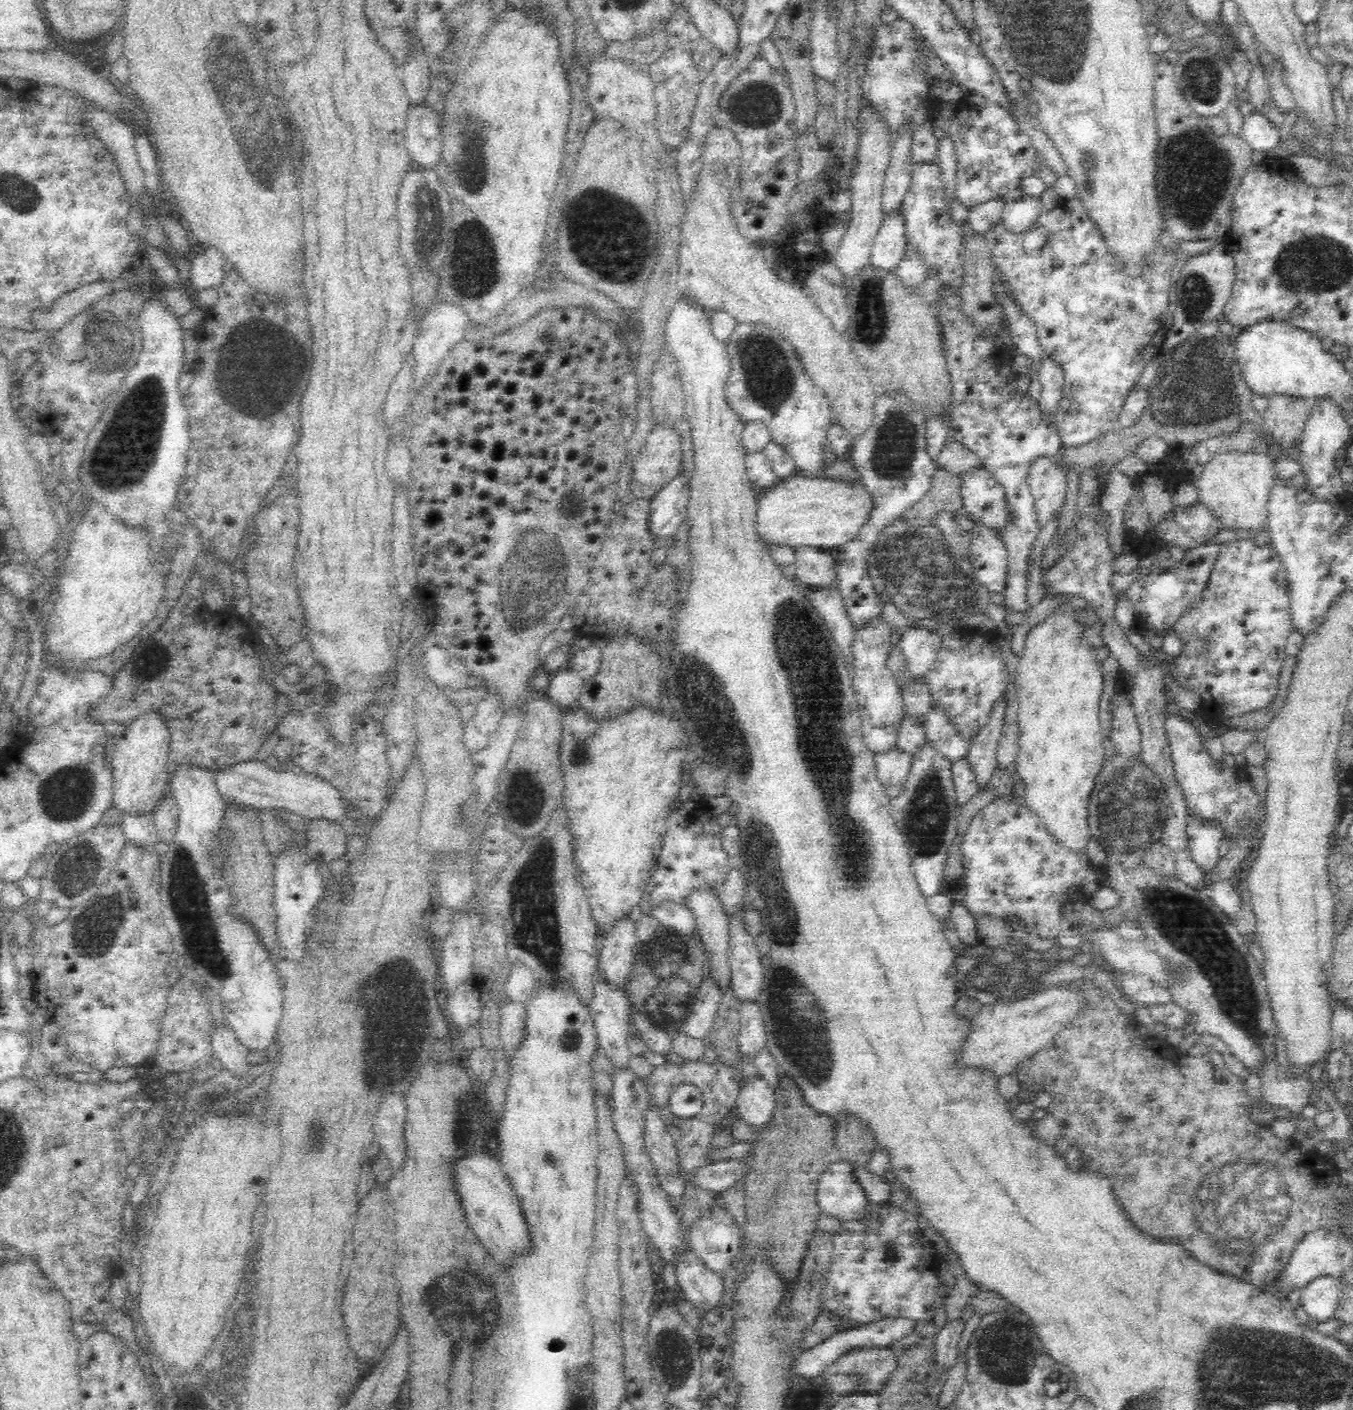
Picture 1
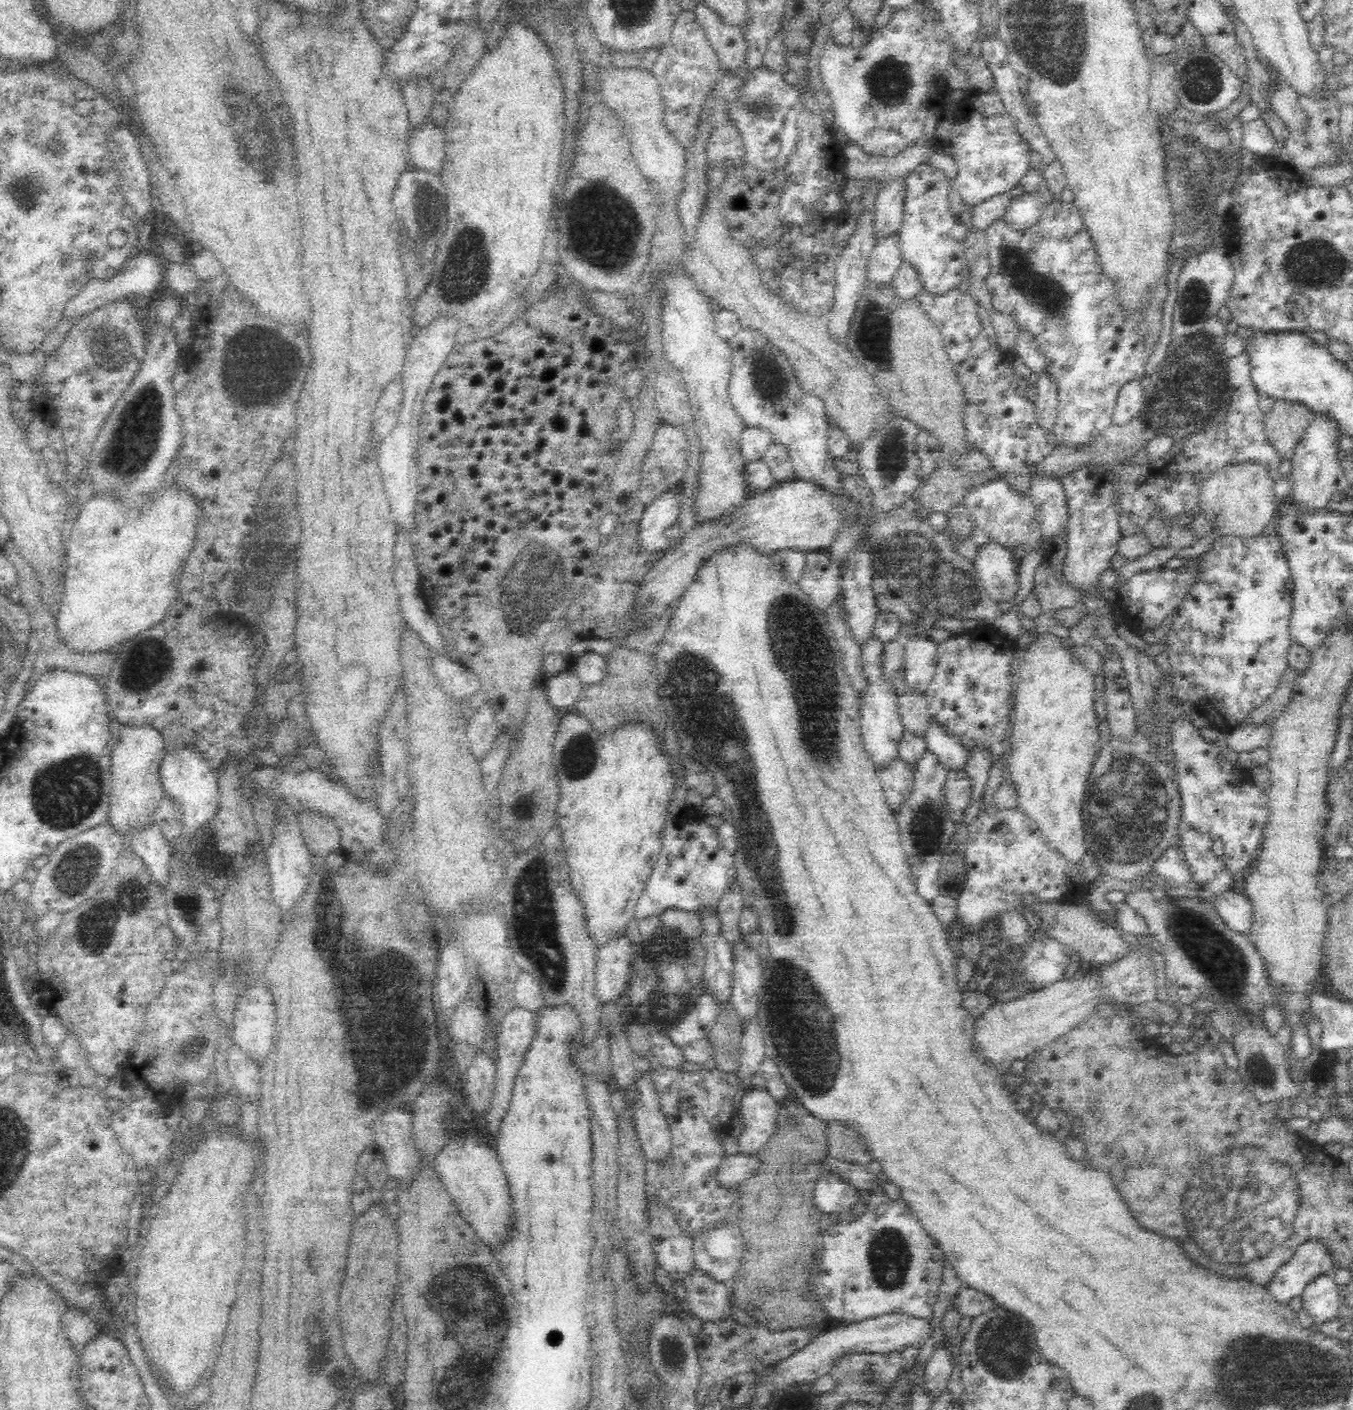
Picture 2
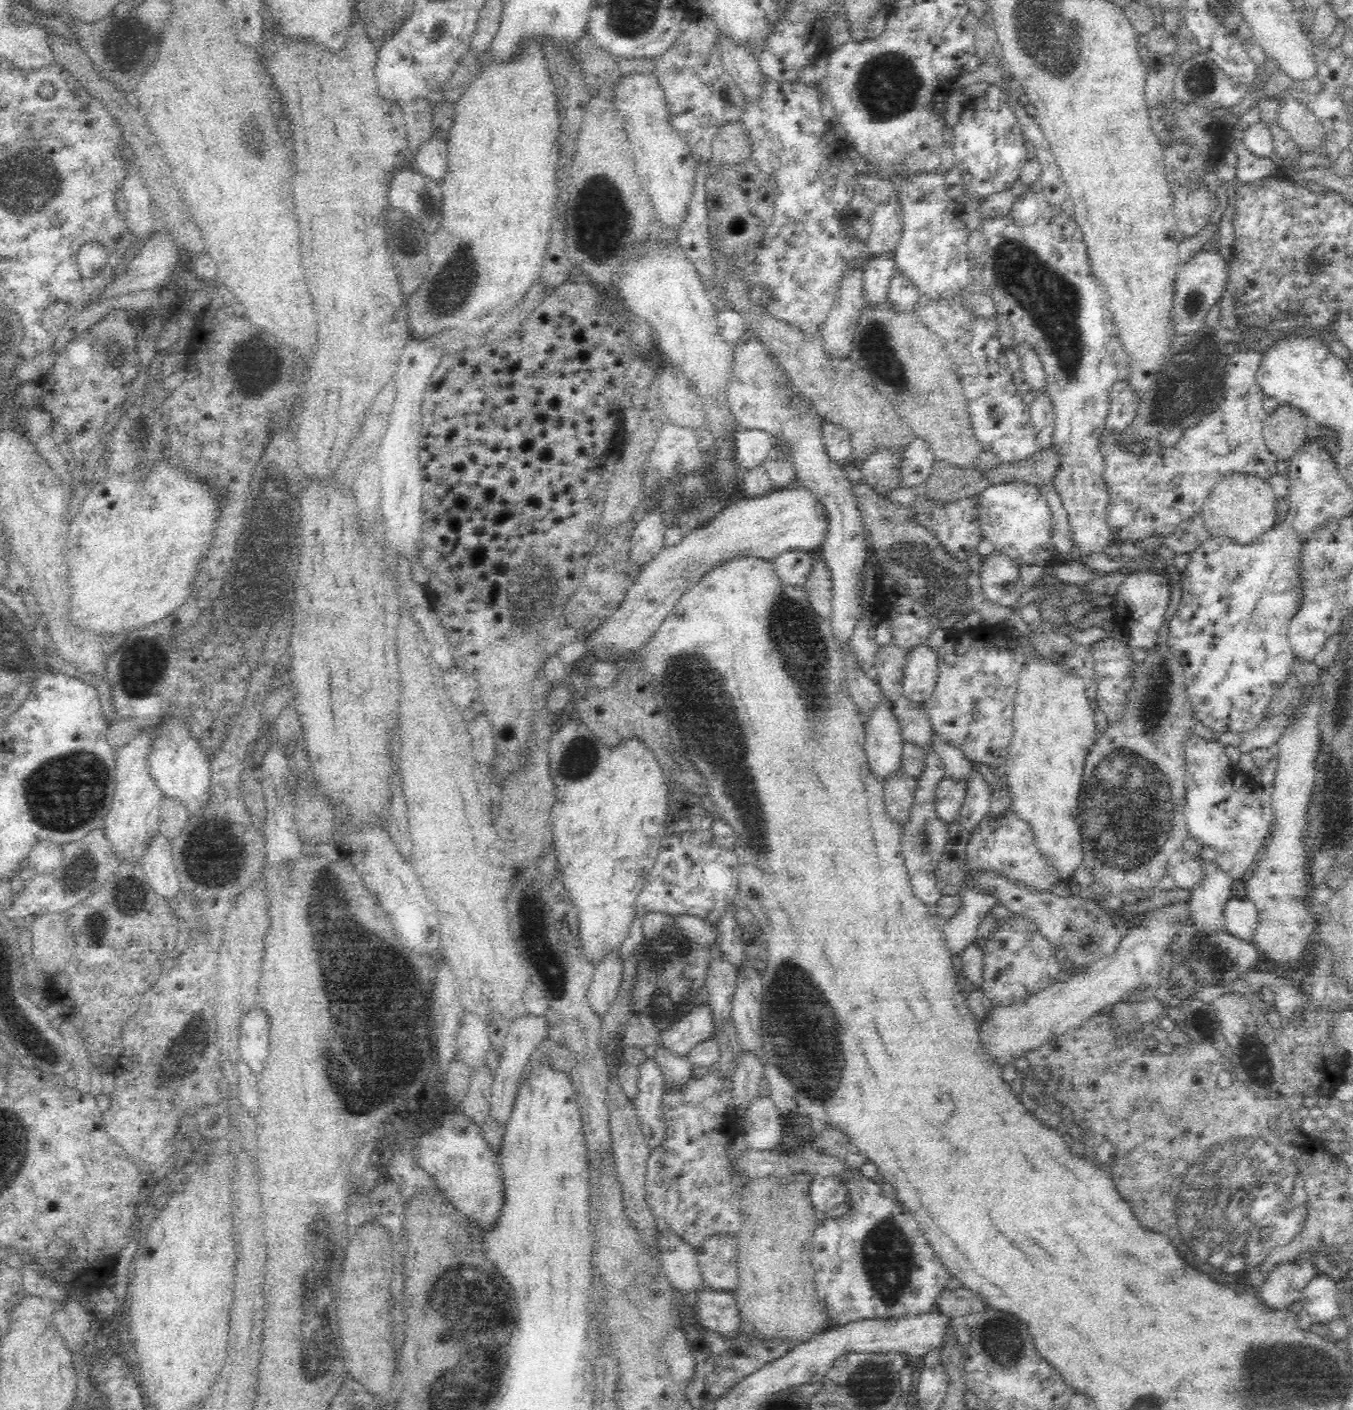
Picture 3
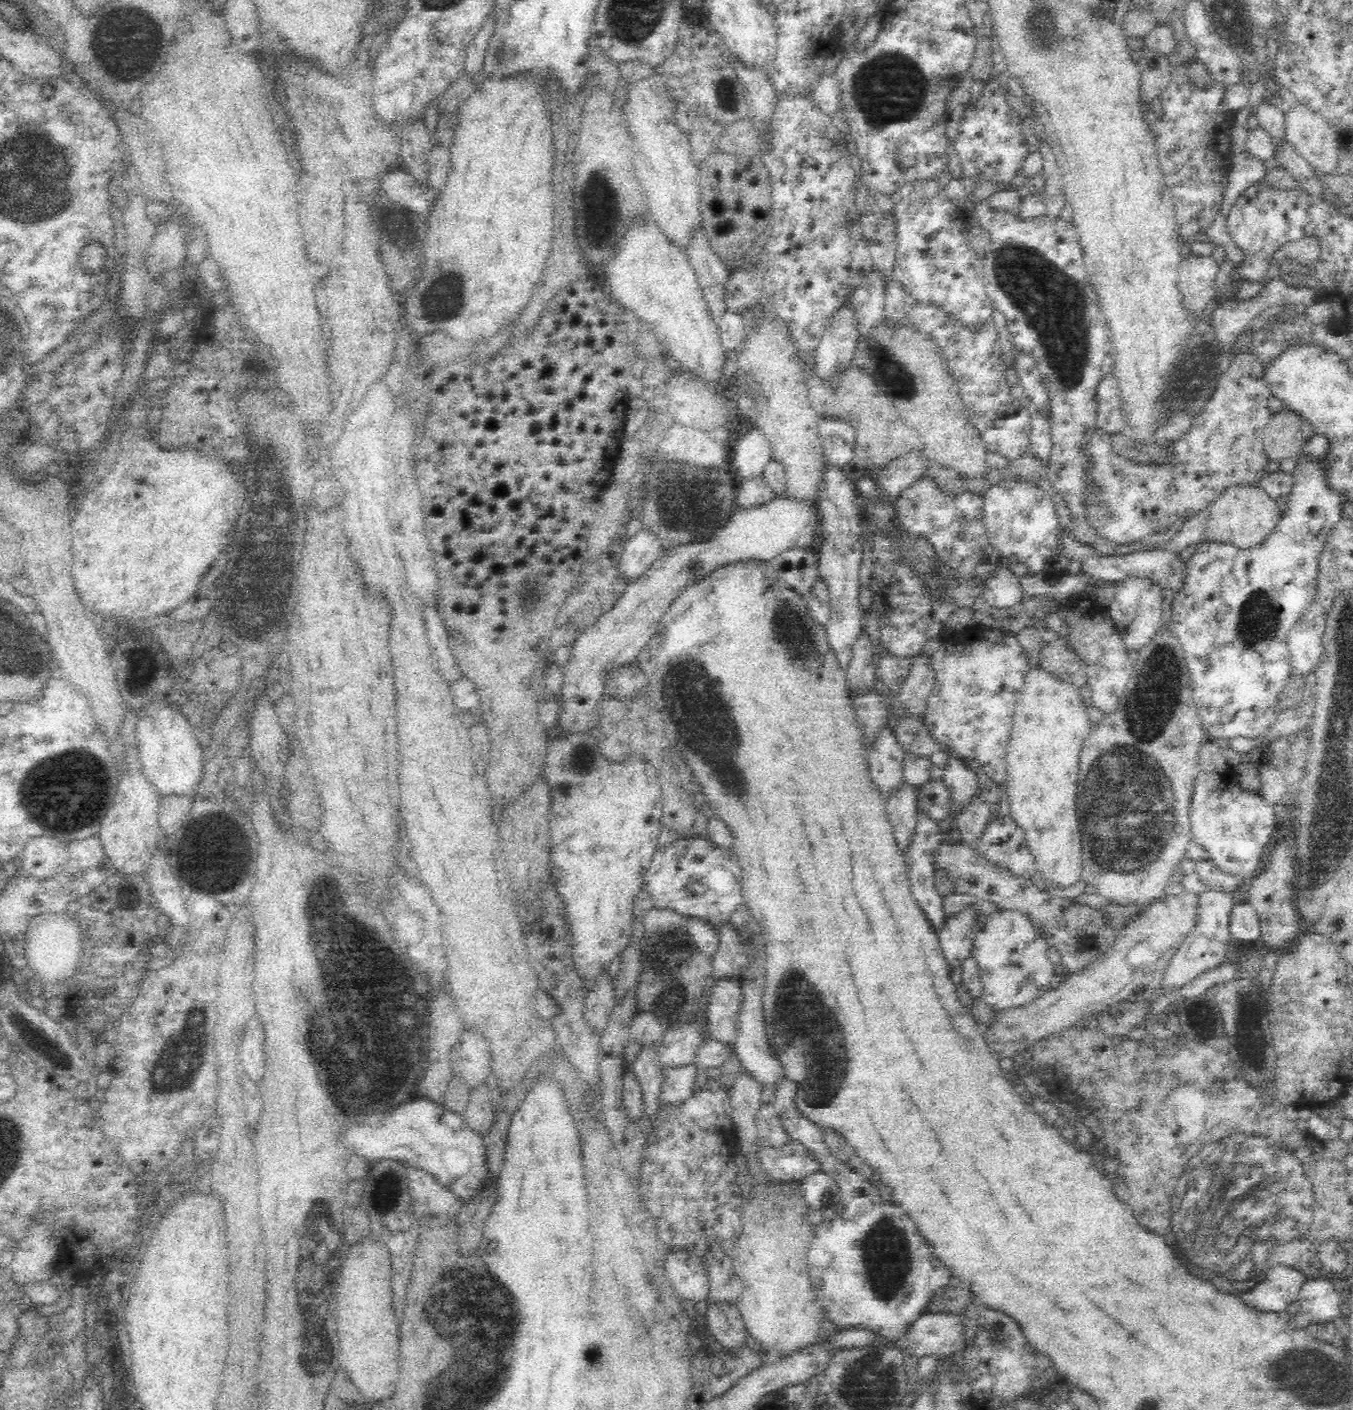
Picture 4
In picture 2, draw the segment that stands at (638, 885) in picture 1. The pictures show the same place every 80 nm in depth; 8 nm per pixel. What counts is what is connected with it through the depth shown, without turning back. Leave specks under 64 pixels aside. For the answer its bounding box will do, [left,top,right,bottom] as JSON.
[552,715,678,952]

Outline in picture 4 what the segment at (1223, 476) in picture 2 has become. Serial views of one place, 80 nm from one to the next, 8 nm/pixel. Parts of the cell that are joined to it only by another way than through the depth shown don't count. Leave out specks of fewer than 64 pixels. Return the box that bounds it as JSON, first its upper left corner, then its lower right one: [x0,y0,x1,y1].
[1205,484,1284,551]

